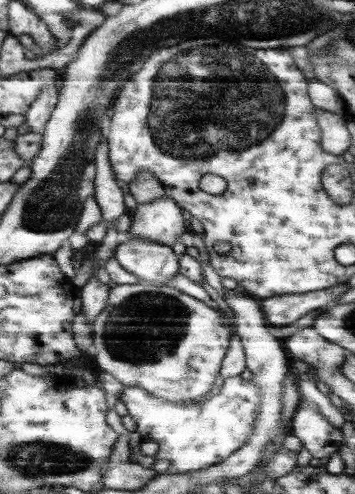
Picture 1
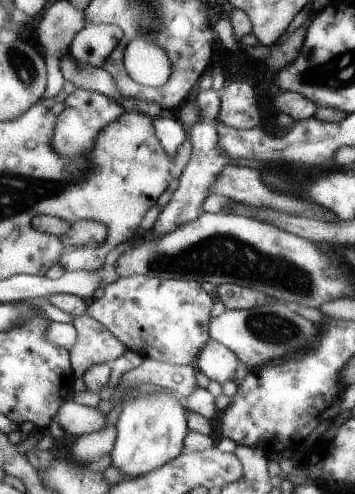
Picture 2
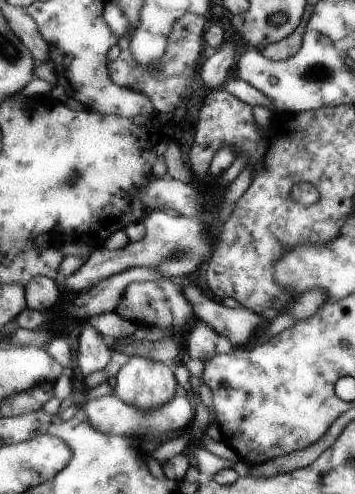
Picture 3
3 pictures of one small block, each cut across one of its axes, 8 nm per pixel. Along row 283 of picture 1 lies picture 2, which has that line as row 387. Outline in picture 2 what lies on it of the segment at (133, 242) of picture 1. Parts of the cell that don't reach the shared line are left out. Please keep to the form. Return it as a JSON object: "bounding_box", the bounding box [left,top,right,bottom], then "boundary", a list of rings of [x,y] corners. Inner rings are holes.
{"bounding_box":[111,386,189,478],"boundary":[[[147,386],[123,402],[115,430],[117,440],[111,454],[113,464],[123,468],[123,472],[131,478],[141,476],[183,454],[183,438],[189,432],[189,410],[183,396],[175,390],[163,386]]]}

